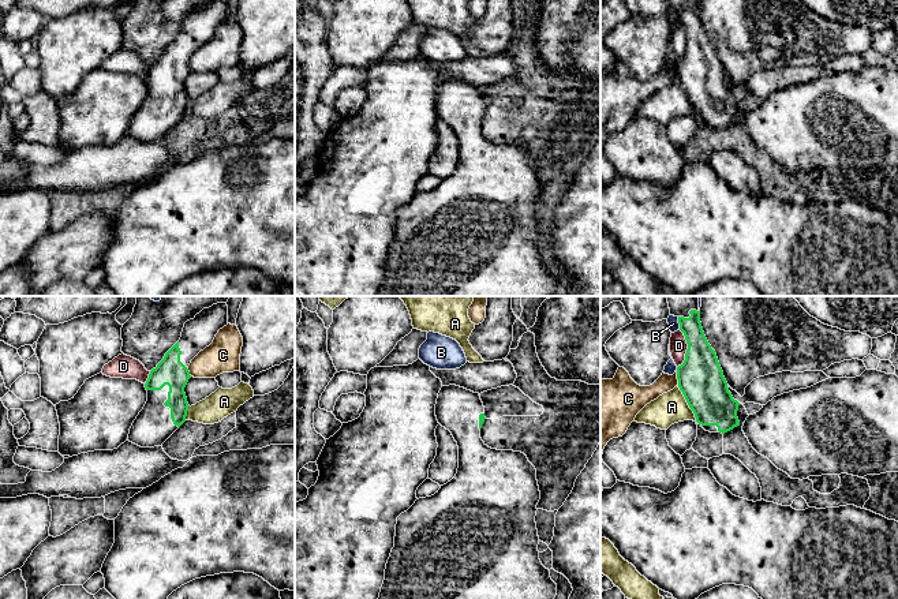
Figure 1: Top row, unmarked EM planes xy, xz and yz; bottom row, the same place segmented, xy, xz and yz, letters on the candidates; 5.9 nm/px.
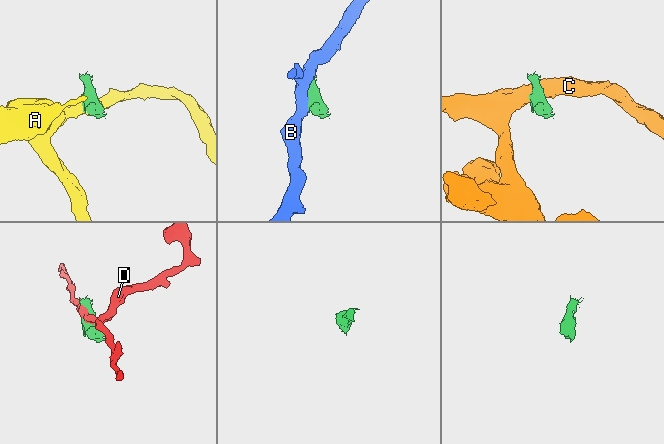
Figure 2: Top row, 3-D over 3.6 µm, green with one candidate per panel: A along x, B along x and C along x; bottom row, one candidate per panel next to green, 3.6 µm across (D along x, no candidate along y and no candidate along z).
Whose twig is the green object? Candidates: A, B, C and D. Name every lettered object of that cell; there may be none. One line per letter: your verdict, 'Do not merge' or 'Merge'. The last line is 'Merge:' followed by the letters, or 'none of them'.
A: Do not merge
B: Do not merge
C: Do not merge
D: Do not merge
Merge: none of them

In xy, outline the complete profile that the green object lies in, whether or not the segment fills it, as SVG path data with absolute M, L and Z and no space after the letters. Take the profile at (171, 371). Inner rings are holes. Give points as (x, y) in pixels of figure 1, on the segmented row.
M227 303L203 308L184 323L180 340L149 374L145 383L147 401L130 428L130 442L141 448L161 446L186 422L188 366L227 325Z

